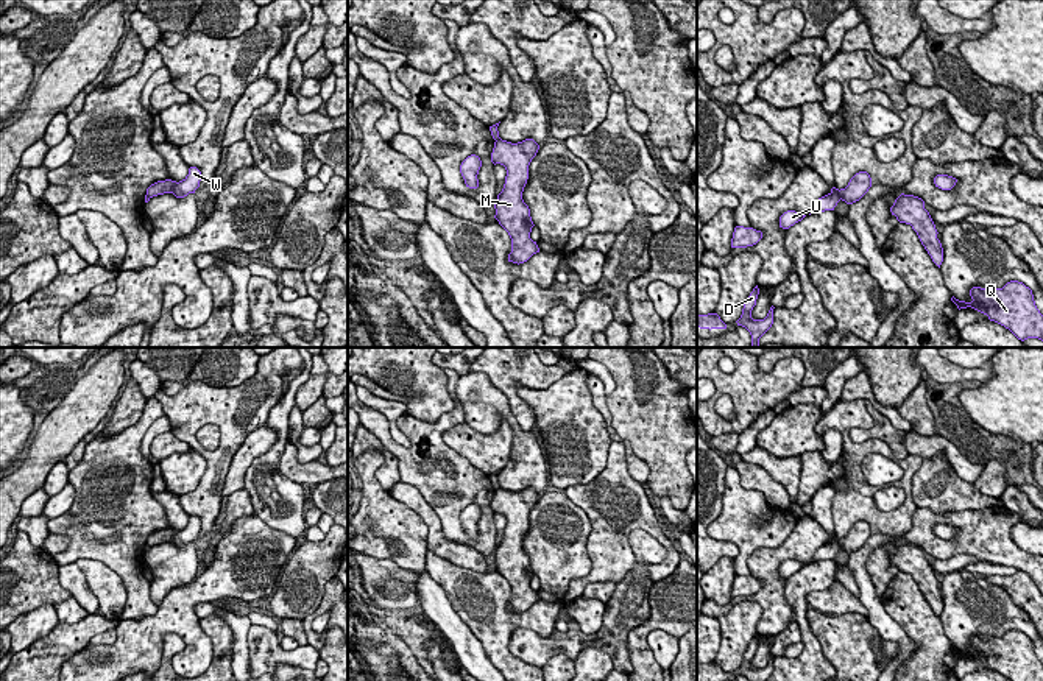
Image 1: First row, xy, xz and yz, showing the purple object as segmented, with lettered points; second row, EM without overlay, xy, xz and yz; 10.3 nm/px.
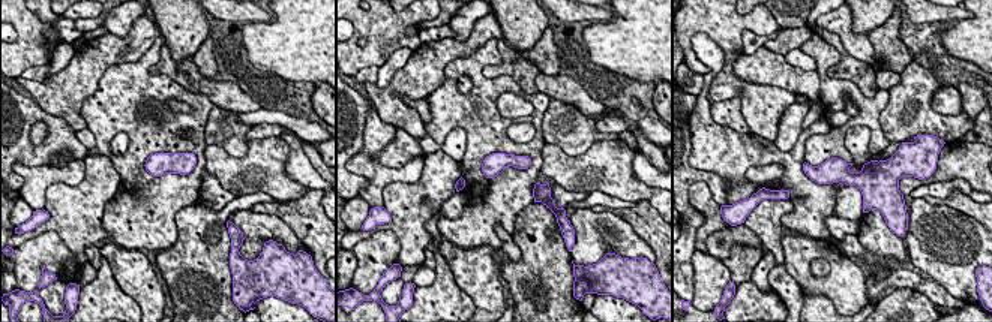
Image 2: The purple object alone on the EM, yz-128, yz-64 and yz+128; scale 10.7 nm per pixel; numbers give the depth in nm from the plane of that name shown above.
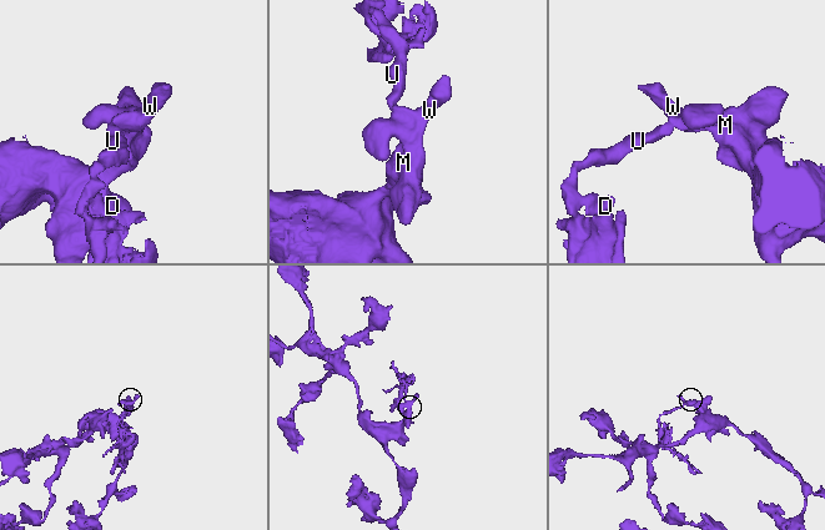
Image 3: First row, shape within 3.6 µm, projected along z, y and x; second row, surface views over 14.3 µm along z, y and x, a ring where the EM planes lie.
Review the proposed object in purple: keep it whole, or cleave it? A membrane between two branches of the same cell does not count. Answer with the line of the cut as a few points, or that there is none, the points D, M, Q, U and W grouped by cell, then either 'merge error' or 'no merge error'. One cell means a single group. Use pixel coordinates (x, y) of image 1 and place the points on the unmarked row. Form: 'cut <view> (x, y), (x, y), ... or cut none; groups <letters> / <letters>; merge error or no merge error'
cut yz (831, 539), (841, 547); groups D U / M Q W; merge error

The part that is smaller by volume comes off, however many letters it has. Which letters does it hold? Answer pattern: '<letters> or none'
D, U

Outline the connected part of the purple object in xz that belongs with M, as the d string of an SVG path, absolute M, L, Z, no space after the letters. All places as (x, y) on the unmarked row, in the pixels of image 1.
M499 486L491 502L491 511L494 514L500 513L507 519L504 538L494 552L494 567L511 587L508 611L518 614L539 602L536 591L530 587L535 573L530 558L522 549L522 541L529 528L529 514L538 499L539 494L533 488L511 492Z

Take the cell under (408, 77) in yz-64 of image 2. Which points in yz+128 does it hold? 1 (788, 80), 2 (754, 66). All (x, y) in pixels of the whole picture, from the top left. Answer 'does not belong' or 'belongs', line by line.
1: belongs
2: belongs

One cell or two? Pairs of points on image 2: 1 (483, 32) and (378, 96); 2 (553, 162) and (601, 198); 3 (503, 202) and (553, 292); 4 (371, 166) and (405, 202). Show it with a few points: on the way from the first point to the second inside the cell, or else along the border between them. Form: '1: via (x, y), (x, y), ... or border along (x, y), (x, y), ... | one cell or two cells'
1: via (458, 50), (440, 53), (411, 81), (404, 83) | one cell
2: border along (590, 192), (601, 190), (626, 201) | two cells
3: border along (533, 201), (517, 216), (512, 234) | two cells
4: border along (422, 171), (416, 181), (390, 181), (383, 205) | two cells

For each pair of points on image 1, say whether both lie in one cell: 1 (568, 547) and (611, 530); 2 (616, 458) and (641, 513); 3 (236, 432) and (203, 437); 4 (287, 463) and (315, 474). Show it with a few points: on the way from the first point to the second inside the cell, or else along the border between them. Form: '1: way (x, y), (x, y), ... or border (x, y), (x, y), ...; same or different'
1: border (576, 505), (590, 521), (586, 575); different
2: way (616, 472), (616, 485), (627, 499); same
3: border (208, 423), (219, 430), (219, 446), (214, 451); different
4: way (293, 469), (309, 472); same

